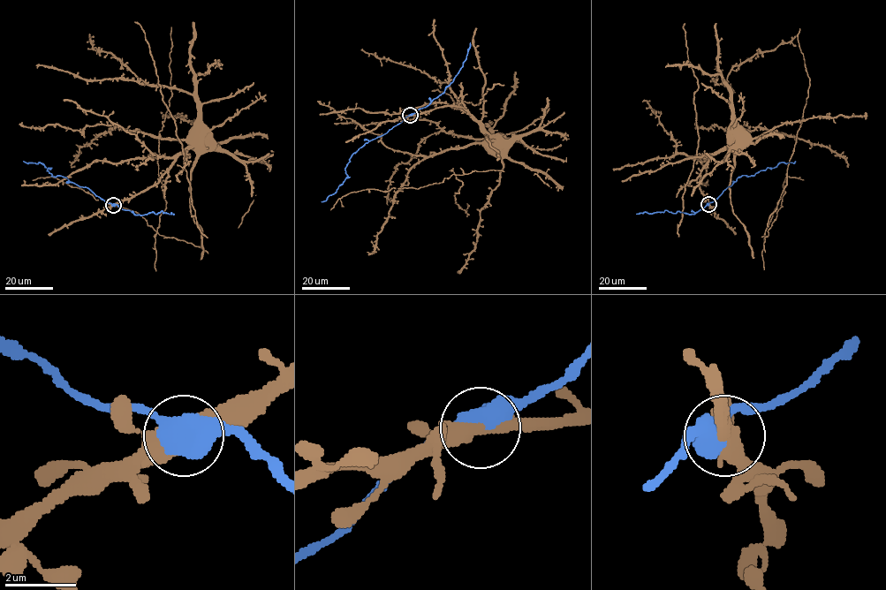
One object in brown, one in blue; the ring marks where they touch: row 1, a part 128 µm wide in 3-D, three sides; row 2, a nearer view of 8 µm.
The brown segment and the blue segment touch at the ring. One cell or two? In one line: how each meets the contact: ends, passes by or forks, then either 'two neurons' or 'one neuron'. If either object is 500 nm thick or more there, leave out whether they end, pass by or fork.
two neurons

